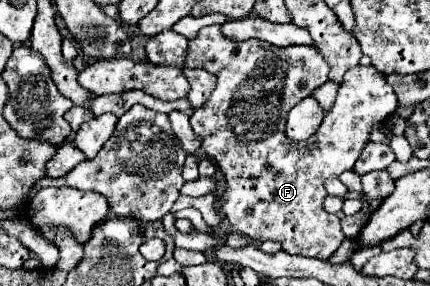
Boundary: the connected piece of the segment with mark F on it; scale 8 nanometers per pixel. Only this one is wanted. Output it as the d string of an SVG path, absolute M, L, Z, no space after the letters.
M213 24L201 28L197 38L189 40L185 66L203 68L217 76L215 92L201 108L195 110L195 114L191 116L191 126L203 140L203 154L221 168L227 180L221 214L237 232L253 238L255 242L275 240L281 242L283 250L289 254L327 260L341 246L345 236L341 232L339 218L323 210L323 198L327 196L325 180L339 176L345 170L353 170L353 164L369 142L371 128L387 120L395 112L397 94L387 84L385 76L373 66L351 68L345 74L343 84L339 86L335 106L329 110L329 114L325 114L318 130L309 140L305 140L305 144L297 144L285 136L285 116L297 102L311 96L315 88L327 82L329 74L329 66L313 46L277 48L259 40L231 42L225 40L219 26Z

